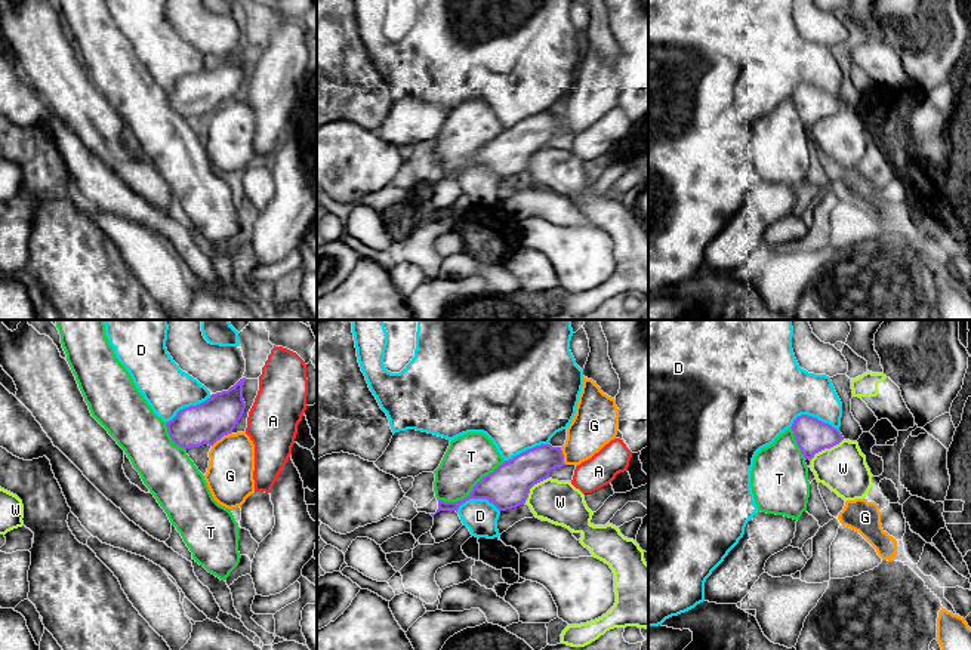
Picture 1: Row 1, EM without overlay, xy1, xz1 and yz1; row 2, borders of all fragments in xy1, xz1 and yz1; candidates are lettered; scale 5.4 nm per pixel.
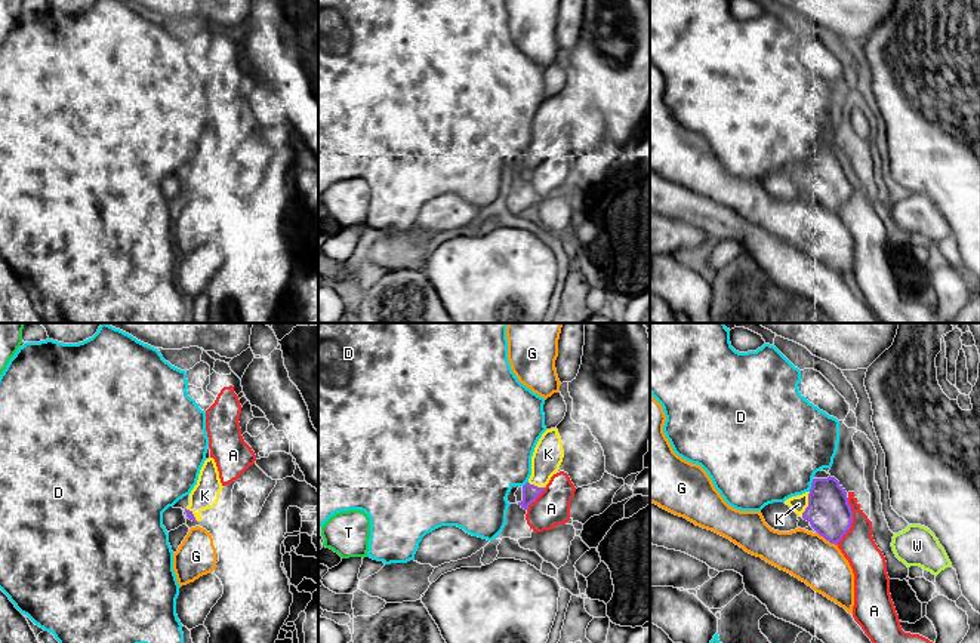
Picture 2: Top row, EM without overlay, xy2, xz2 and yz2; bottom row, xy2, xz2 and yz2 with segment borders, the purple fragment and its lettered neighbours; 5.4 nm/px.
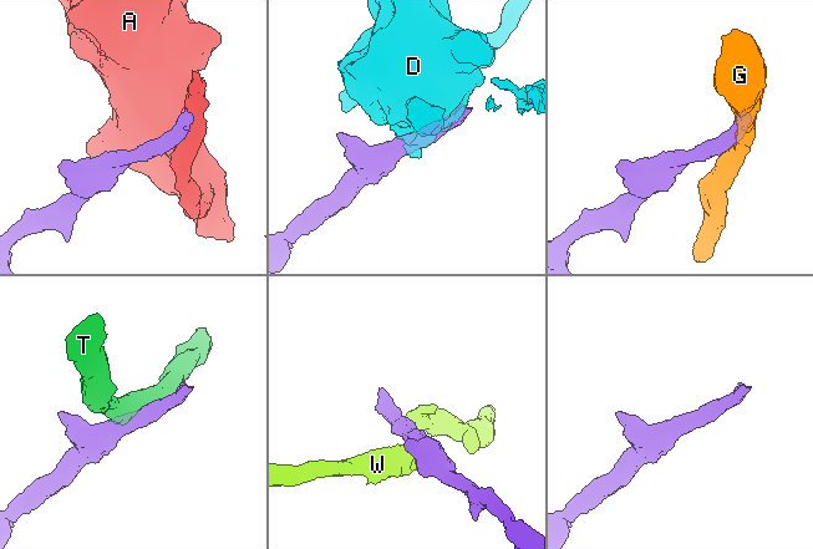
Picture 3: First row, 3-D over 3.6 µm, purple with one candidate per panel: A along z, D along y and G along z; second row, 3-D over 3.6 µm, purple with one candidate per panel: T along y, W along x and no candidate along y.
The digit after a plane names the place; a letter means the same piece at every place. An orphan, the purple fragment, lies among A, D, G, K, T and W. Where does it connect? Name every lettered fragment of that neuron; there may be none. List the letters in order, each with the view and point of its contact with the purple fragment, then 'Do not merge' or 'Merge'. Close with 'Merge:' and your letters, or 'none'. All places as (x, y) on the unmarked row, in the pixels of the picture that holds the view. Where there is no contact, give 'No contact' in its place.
A: Touches purple at yz2 (851, 190). Do not merge
D: Touches purple at yz1 (811, 85). Do not merge
G: Touches purple at xy1 (221, 105). Do not merge
K: Touches purple at yz2 (809, 172). Merge
T: Touches purple at xz1 (472, 157). Do not merge
W: Touches purple at yz1 (826, 116). Do not merge
Merge: K

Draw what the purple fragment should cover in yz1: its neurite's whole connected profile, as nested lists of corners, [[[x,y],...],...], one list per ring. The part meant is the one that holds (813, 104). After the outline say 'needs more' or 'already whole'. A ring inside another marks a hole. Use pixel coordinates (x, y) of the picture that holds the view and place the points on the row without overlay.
[[[808,83],[798,84],[790,96],[805,129],[844,108],[836,96]]]; already whole

